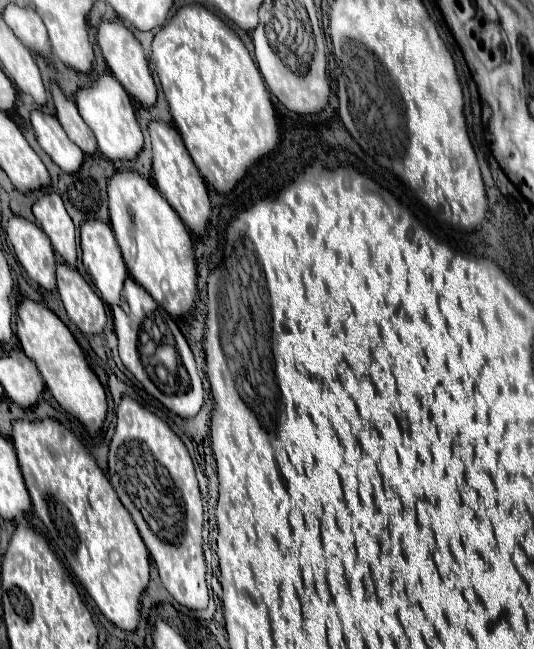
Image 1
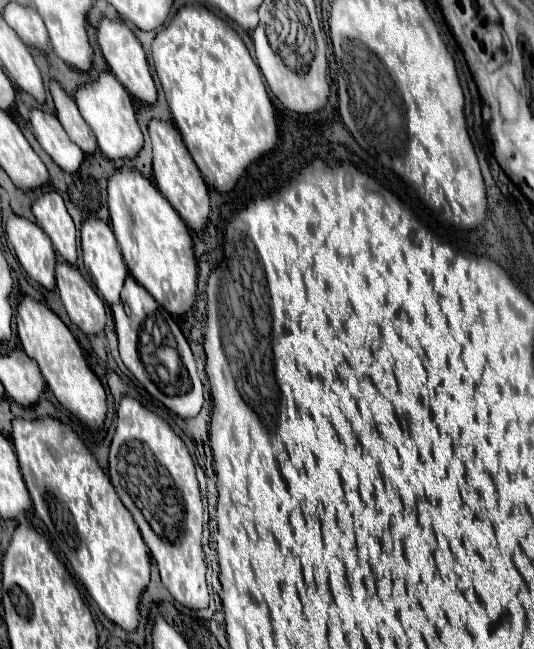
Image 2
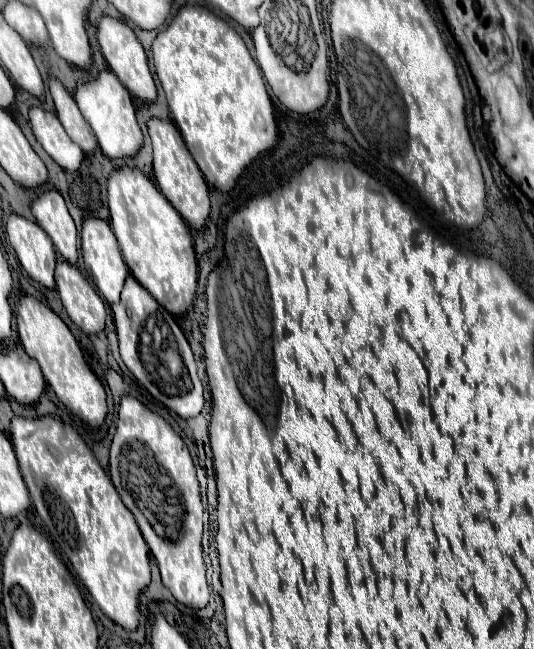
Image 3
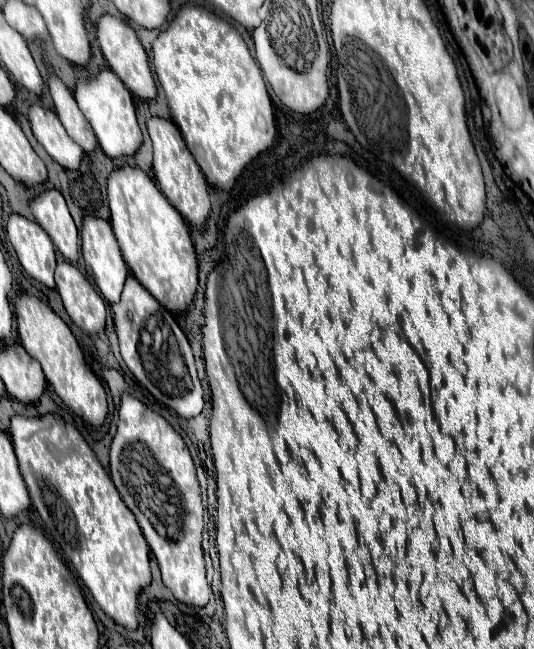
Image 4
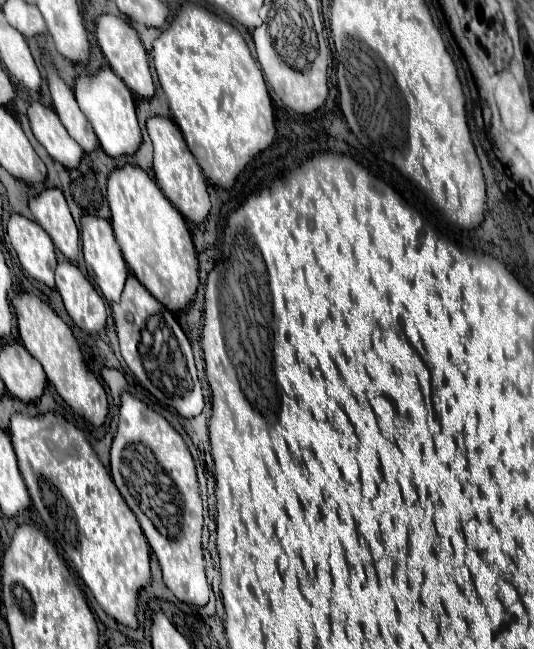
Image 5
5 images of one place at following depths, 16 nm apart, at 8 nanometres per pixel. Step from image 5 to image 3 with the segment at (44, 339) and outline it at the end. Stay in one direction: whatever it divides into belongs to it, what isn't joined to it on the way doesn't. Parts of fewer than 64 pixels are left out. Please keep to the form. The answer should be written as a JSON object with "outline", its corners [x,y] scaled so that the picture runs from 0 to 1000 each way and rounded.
{"outline":[[[41,456],[30,465],[30,496],[34,518],[49,545],[75,561],[82,586],[101,601],[109,616],[169,659],[191,656],[199,644],[199,604],[191,589],[161,561],[157,545],[131,505],[86,468],[60,456]]]}

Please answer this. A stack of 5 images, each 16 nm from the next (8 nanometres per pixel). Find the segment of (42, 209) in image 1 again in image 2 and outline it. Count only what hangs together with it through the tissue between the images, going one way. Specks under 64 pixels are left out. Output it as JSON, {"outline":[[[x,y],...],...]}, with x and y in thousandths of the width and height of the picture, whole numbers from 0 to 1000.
{"outline":[[[90,296],[82,302],[75,302],[64,314],[60,314],[60,330],[67,333],[67,345],[94,364],[97,376],[101,376],[101,385],[131,407],[139,410],[142,407],[142,398],[146,398],[146,379],[142,379],[142,348],[131,336],[131,330],[124,327],[124,317],[120,317],[120,308],[109,296]]]}

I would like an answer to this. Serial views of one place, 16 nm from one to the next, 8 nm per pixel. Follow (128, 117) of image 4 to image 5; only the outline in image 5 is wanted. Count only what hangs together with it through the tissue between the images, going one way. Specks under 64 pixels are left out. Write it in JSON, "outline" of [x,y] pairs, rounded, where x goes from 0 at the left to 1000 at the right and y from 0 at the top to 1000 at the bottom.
{"outline":[[[195,102],[184,114],[176,117],[150,117],[142,123],[139,136],[142,157],[165,188],[176,197],[176,206],[184,210],[184,219],[191,231],[206,243],[225,243],[232,237],[251,237],[258,225],[266,222],[266,203],[255,185],[255,166],[251,166],[251,151],[247,142],[236,136],[236,129],[210,111],[206,102]]]}

